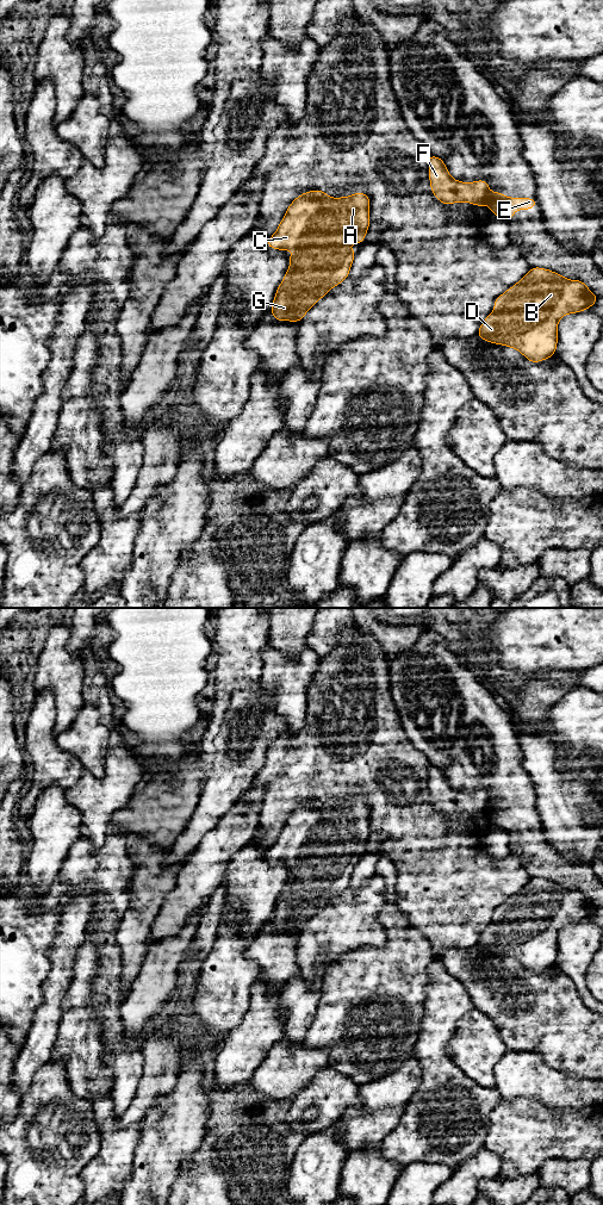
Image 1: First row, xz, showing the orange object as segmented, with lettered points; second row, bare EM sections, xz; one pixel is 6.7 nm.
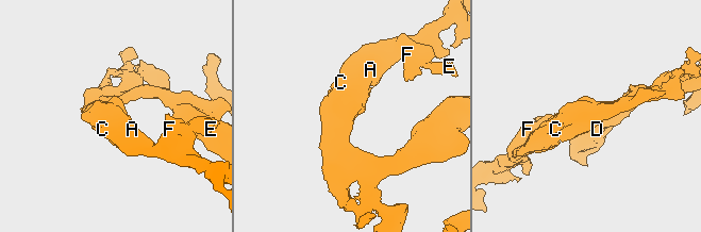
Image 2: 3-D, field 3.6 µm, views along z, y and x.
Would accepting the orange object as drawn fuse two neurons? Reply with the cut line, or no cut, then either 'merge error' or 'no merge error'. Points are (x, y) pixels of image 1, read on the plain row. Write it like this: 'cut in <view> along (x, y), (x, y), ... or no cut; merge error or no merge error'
cut in xz along (489, 801), (486, 814); merge error

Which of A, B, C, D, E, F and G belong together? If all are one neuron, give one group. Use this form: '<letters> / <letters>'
A B C D F G / E

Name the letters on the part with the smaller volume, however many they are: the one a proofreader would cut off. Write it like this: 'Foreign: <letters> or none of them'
Foreign: E

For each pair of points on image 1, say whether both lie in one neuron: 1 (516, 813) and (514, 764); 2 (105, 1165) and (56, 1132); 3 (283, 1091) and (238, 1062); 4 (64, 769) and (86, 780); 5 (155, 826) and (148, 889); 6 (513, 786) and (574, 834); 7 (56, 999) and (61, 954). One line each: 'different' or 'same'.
1: same
2: different
3: different
4: different
5: different
6: different
7: same

